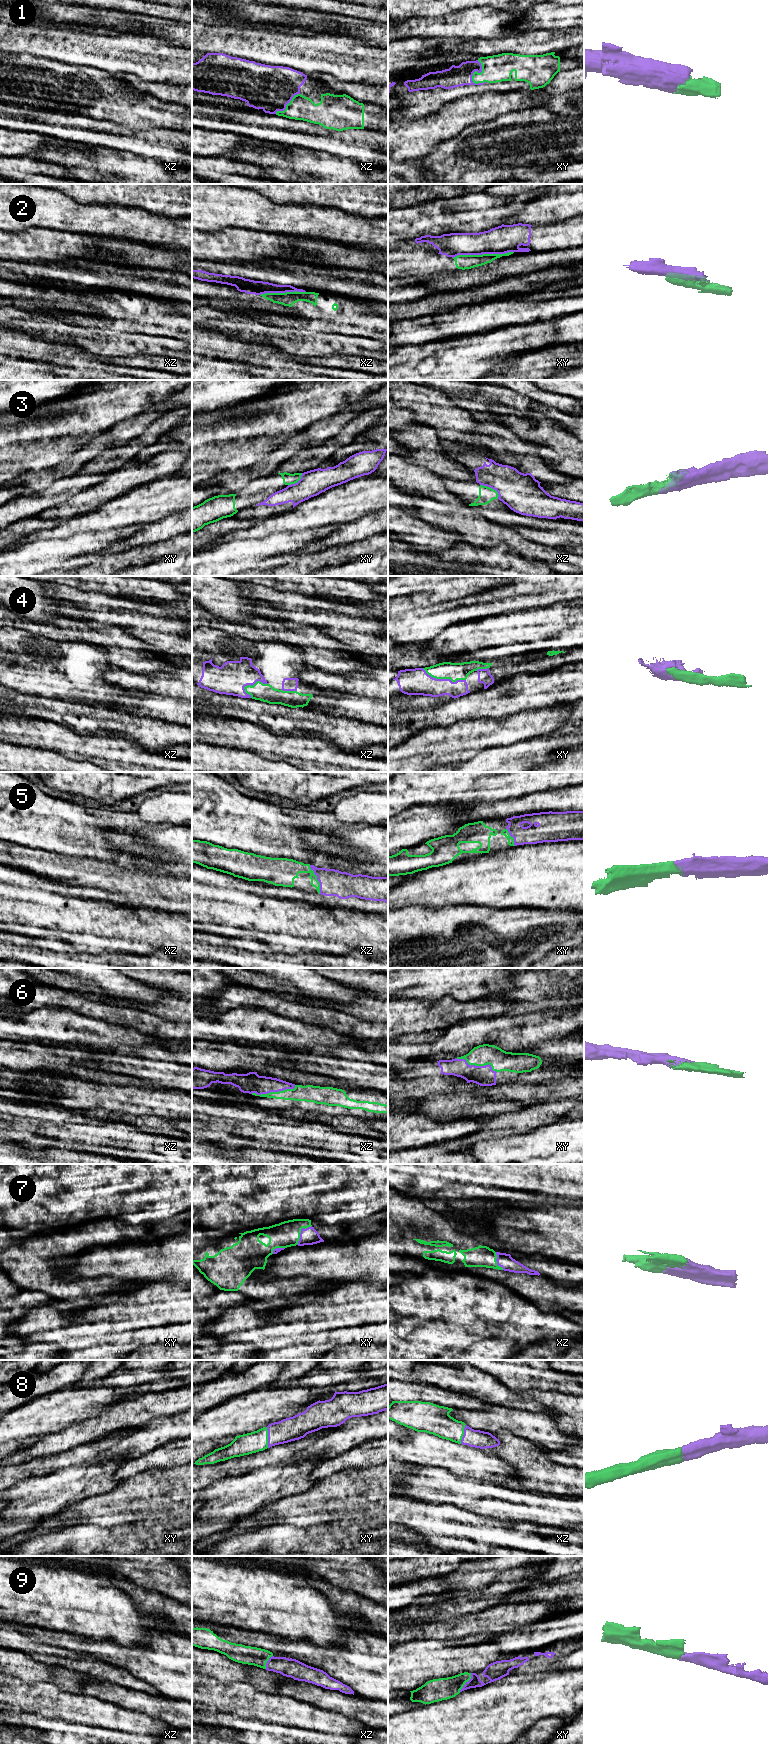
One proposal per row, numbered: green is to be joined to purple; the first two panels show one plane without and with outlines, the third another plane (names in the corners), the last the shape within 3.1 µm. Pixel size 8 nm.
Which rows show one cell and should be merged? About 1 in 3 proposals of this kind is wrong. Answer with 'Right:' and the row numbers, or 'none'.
Right: 1, 4, 5, 6, 7, 8, 9

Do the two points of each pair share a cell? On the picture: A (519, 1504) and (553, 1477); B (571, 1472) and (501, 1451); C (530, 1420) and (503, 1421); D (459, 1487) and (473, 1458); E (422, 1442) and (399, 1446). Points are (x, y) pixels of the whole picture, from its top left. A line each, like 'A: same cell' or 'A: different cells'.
A: different cells
B: same cell
C: same cell
D: different cells
E: same cell

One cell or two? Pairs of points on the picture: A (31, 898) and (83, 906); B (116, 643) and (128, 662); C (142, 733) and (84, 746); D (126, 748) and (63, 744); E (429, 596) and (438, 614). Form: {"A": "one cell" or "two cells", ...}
{"A": "one cell", "B": "one cell", "C": "two cells", "D": "one cell", "E": "two cells"}

